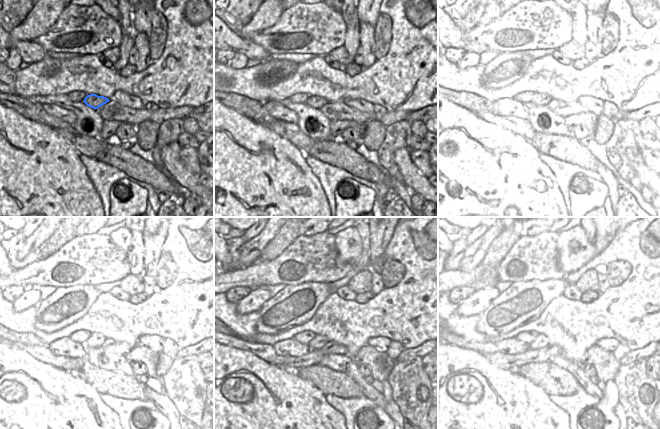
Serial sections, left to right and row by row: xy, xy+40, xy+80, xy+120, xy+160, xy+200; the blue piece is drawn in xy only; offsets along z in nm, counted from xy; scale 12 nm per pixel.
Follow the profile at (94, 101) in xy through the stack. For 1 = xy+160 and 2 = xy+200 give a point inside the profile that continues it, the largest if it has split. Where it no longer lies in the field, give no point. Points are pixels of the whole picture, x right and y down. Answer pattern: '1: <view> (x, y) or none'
1: xy+160 (319, 341)
2: xy+200 (541, 341)

